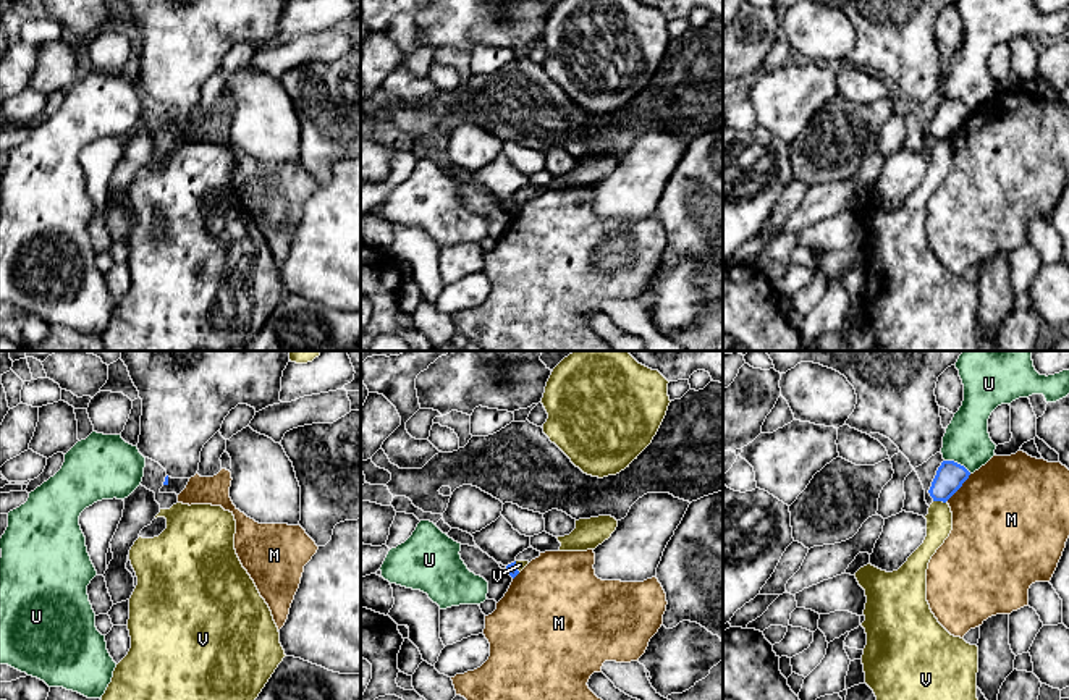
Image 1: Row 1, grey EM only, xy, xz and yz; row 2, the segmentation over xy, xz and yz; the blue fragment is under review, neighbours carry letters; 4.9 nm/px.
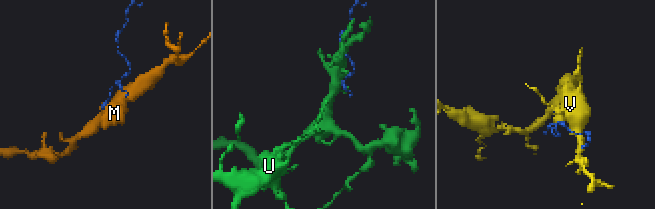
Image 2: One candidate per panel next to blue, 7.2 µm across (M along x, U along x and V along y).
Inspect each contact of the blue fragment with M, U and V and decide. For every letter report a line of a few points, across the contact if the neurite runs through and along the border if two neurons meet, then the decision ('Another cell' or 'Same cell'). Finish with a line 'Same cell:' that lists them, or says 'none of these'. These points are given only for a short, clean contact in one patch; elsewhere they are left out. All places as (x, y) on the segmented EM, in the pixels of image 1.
M: Line: yz (971, 474), (945, 501). Another cell
U: Another cell
V: Line: yz (933, 500), (945, 503). Another cell
Same cell: none of these

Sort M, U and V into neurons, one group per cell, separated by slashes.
M / U / V

